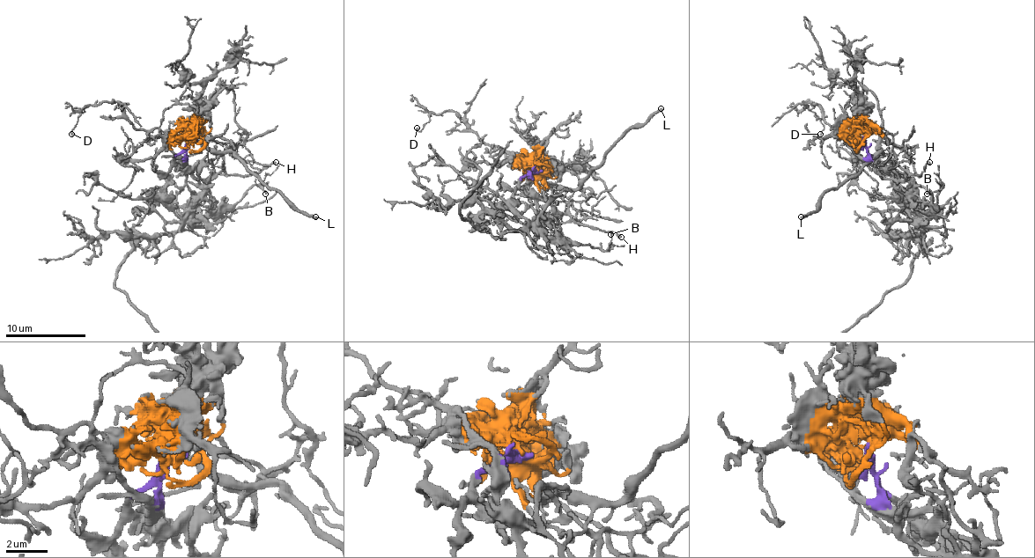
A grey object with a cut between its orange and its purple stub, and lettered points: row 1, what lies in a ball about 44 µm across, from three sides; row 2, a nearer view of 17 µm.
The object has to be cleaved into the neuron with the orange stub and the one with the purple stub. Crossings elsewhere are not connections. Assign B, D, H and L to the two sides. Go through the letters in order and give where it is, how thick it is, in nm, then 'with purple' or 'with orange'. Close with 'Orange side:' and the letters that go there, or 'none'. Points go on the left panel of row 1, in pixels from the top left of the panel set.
B: (265, 194) | 130 nm | with purple
D: (71, 134) | 140 nm | with orange
H: (276, 162) | 160 nm | with purple
L: (315, 216) | 280 nm | with orange
Orange side: D, L

